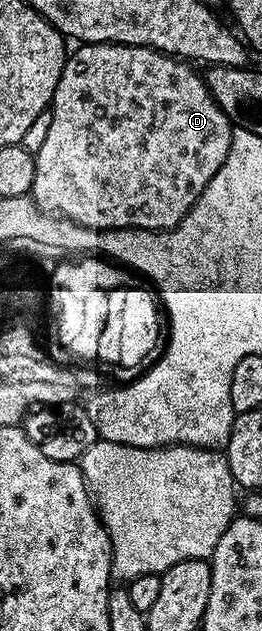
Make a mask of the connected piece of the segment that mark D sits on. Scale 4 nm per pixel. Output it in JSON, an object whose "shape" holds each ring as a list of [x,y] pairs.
{"shape":[[[82,44],[69,53],[66,65],[60,74],[60,82],[56,82],[56,94],[49,111],[52,114],[52,126],[48,126],[48,135],[44,138],[44,146],[34,153],[36,162],[36,178],[32,198],[42,212],[48,212],[63,220],[71,220],[85,228],[105,230],[108,228],[148,228],[151,230],[169,230],[175,228],[190,212],[190,208],[212,182],[212,174],[220,170],[224,158],[228,158],[232,125],[230,119],[220,110],[220,106],[212,98],[205,79],[193,72],[187,61],[177,56],[167,56],[165,52],[157,52],[154,48],[133,48],[130,44]]]}

